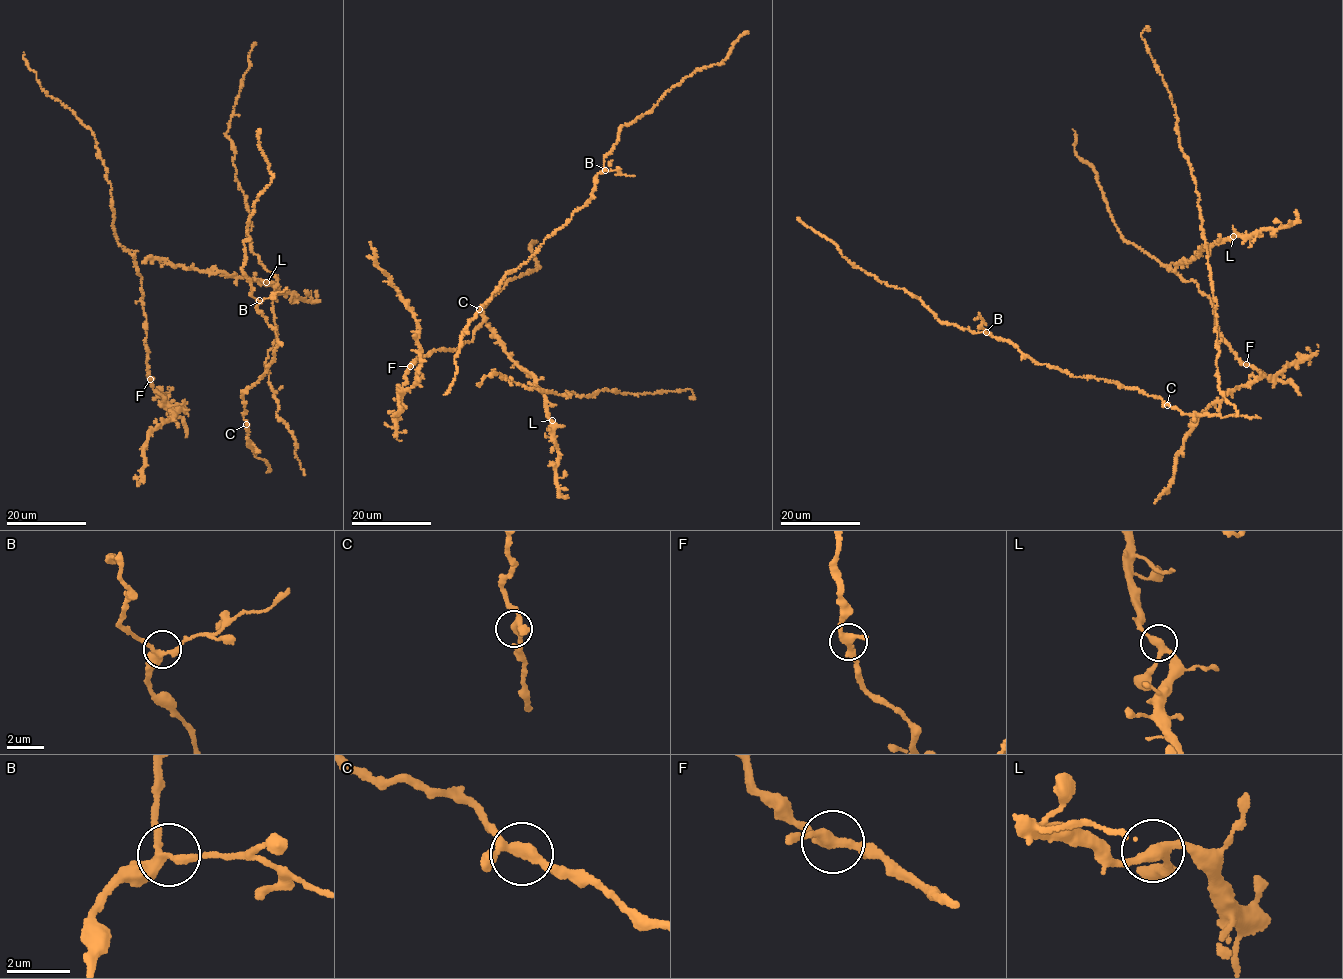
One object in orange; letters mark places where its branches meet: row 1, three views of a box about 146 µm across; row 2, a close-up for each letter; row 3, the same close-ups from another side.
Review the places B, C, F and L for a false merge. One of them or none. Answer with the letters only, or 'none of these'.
none of these

